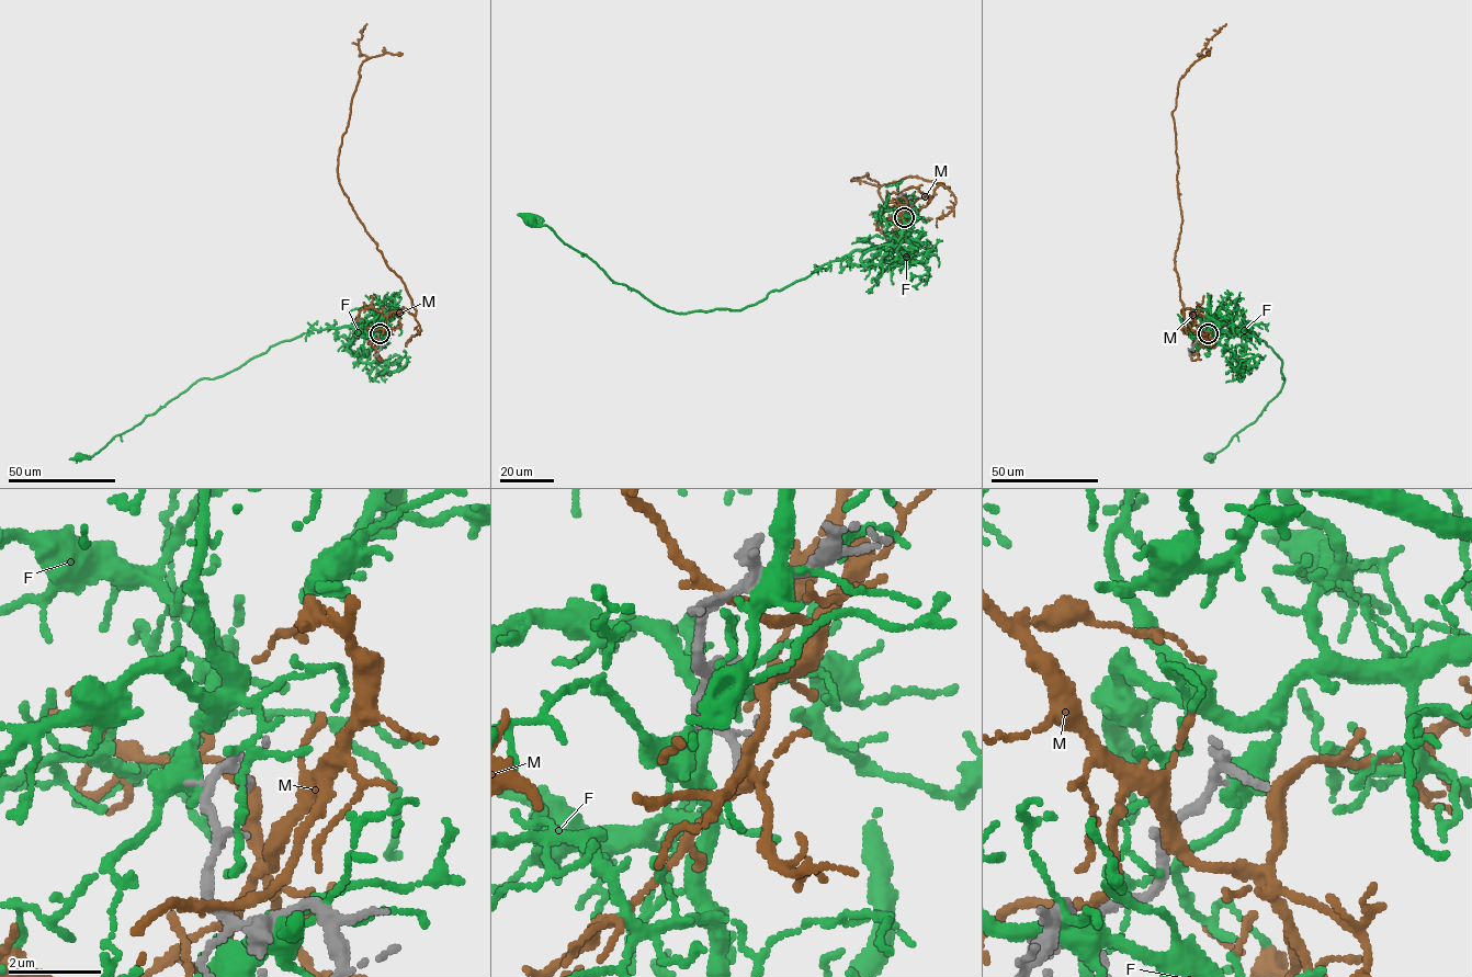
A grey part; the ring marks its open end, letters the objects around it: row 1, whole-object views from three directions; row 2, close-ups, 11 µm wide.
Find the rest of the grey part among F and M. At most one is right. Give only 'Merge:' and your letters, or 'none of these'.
Merge: none of these

